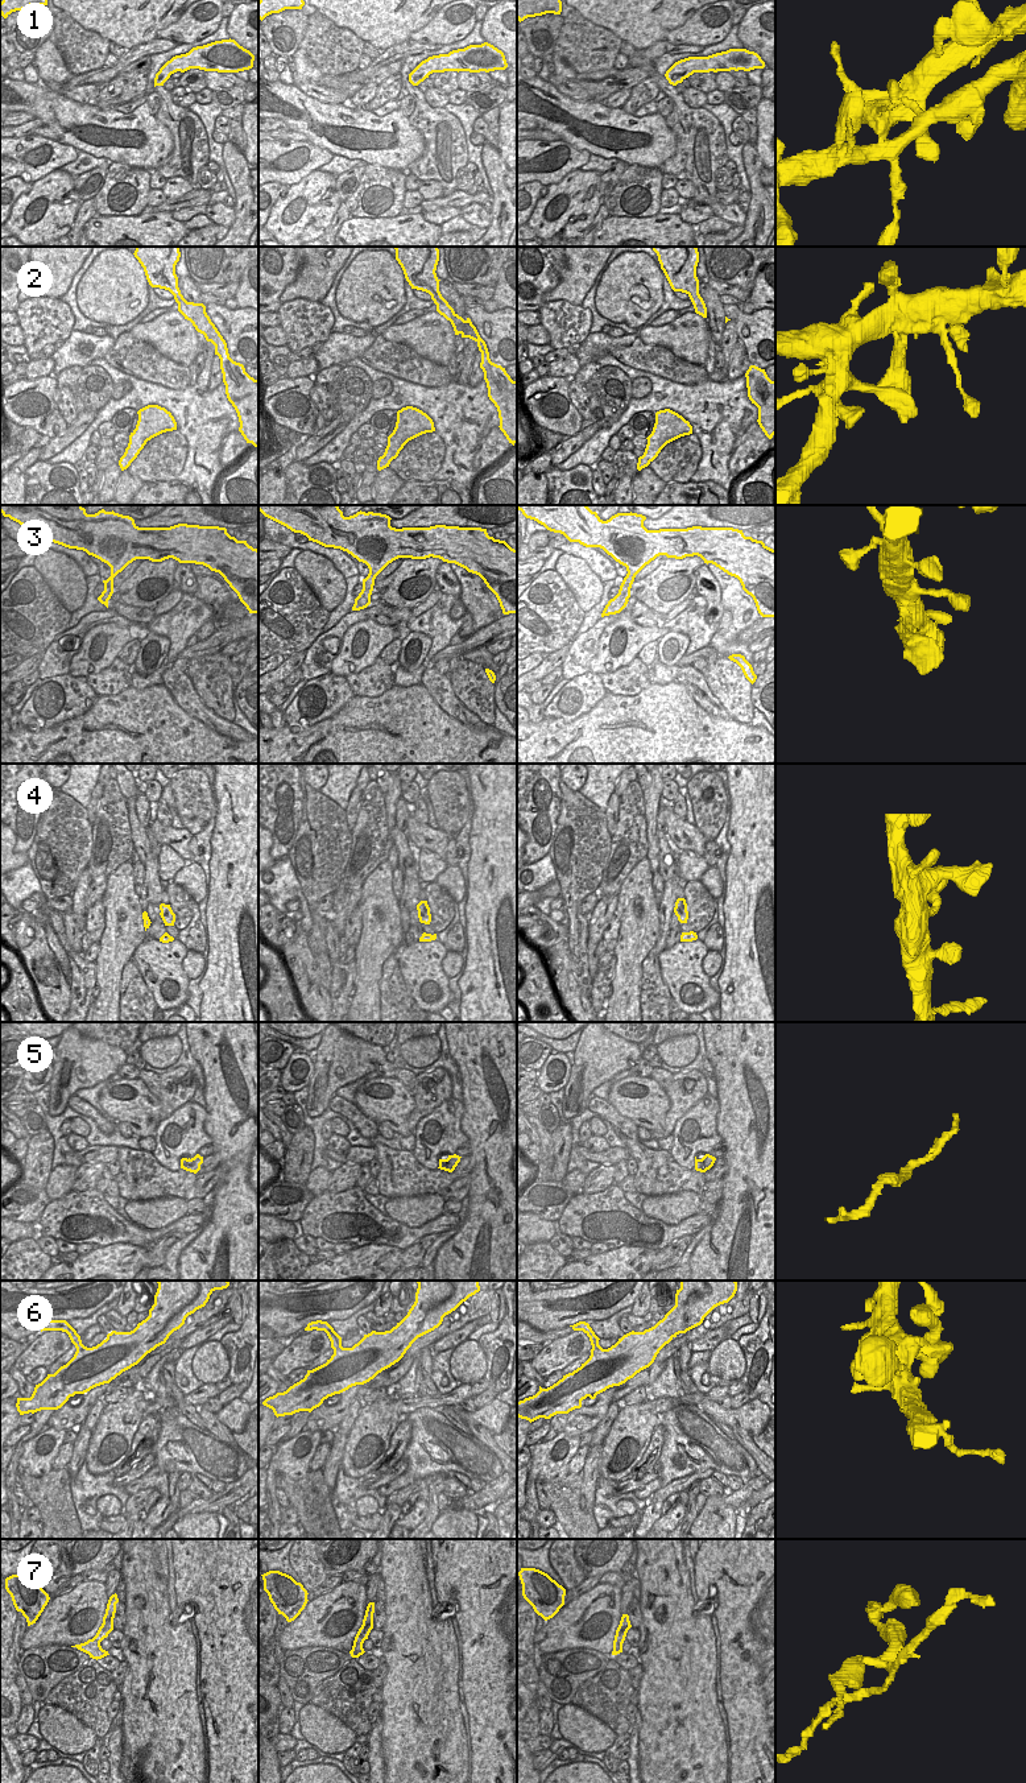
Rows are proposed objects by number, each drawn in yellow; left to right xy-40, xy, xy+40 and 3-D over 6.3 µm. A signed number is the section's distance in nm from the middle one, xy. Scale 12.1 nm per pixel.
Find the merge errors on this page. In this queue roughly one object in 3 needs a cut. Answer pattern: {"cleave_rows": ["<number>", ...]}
{"cleave_rows": ["7"]}

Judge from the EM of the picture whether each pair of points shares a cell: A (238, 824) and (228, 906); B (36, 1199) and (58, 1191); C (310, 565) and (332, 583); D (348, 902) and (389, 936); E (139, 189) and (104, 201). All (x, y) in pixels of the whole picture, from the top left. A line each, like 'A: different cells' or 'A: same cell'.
A: same cell
B: different cells
C: same cell
D: different cells
E: same cell

